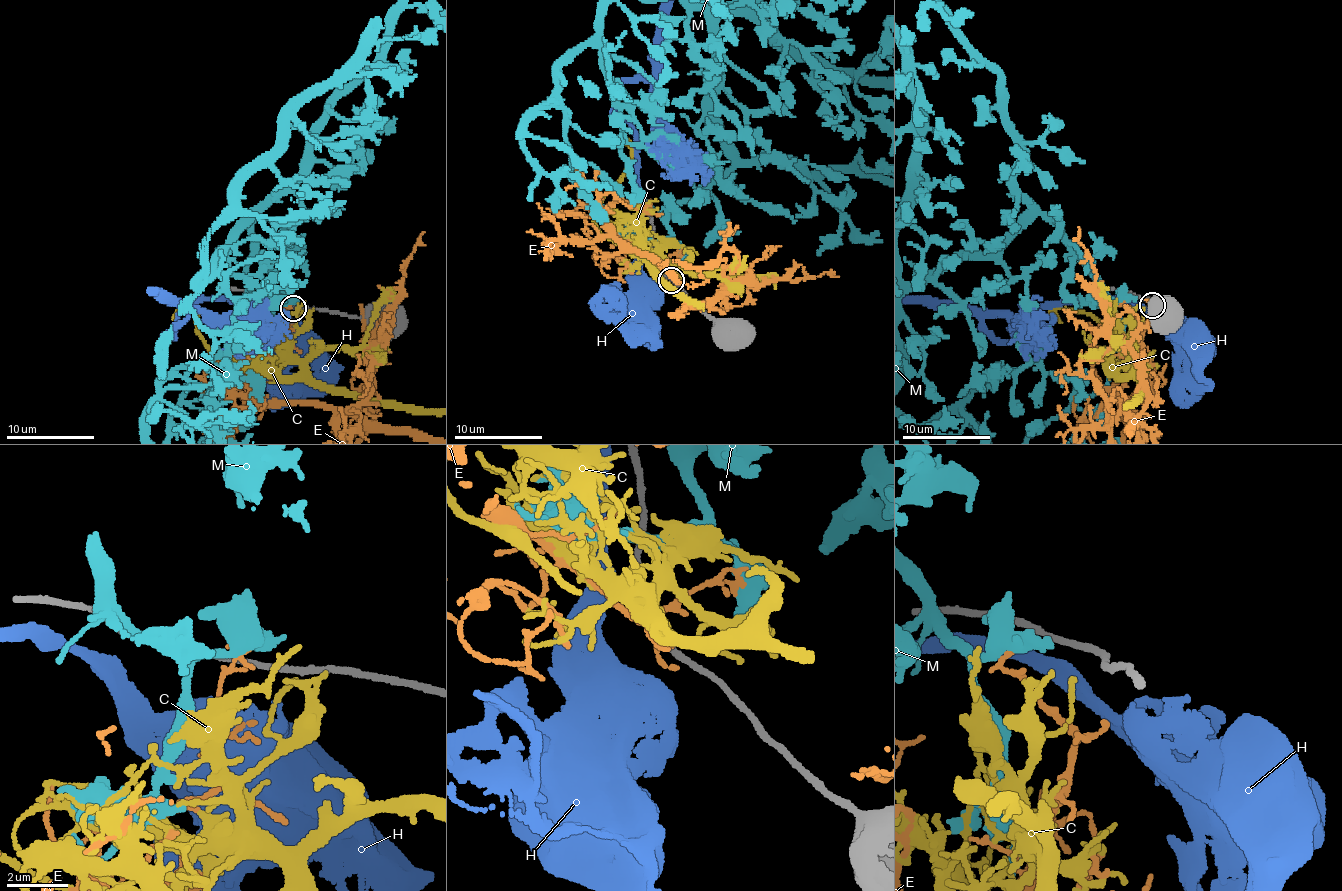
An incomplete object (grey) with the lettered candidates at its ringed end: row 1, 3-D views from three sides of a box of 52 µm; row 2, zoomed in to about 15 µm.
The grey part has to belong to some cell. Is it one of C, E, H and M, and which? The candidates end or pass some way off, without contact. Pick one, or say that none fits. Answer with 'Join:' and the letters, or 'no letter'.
Join: no letter

